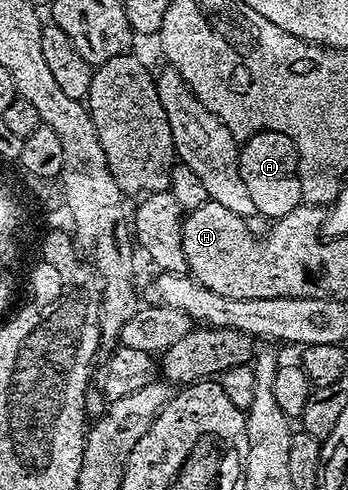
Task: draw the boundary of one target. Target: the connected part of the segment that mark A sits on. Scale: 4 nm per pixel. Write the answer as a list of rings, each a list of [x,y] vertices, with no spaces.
[[[257,132],[244,141],[239,148],[239,174],[251,193],[258,213],[263,217],[292,216],[302,203],[301,174],[297,158],[297,147],[282,132]]]

